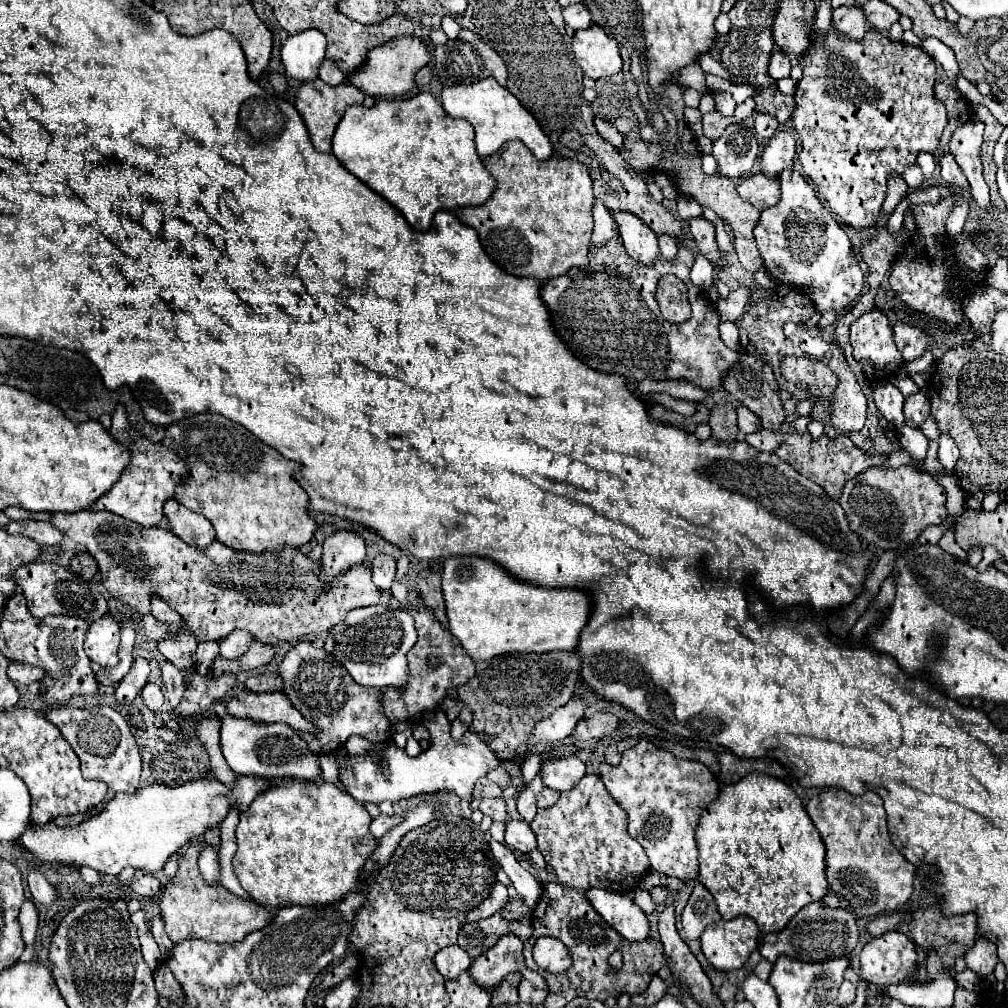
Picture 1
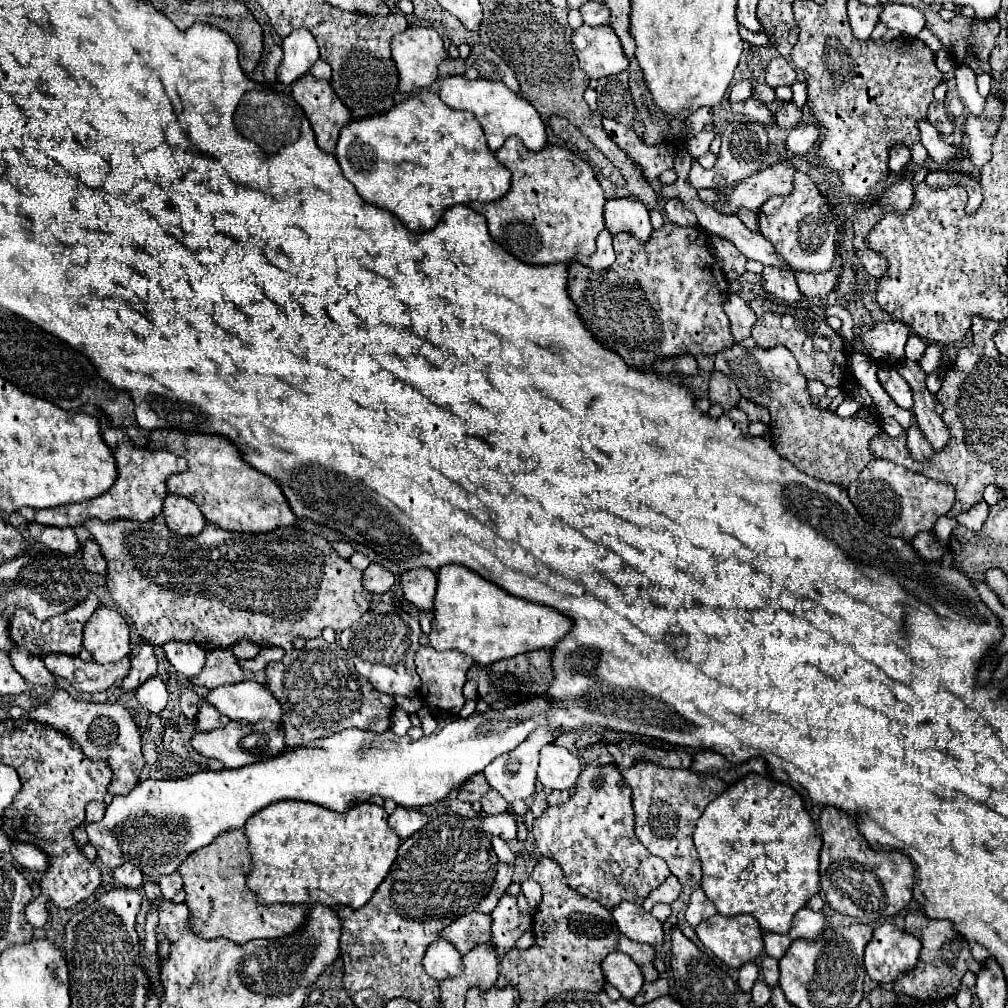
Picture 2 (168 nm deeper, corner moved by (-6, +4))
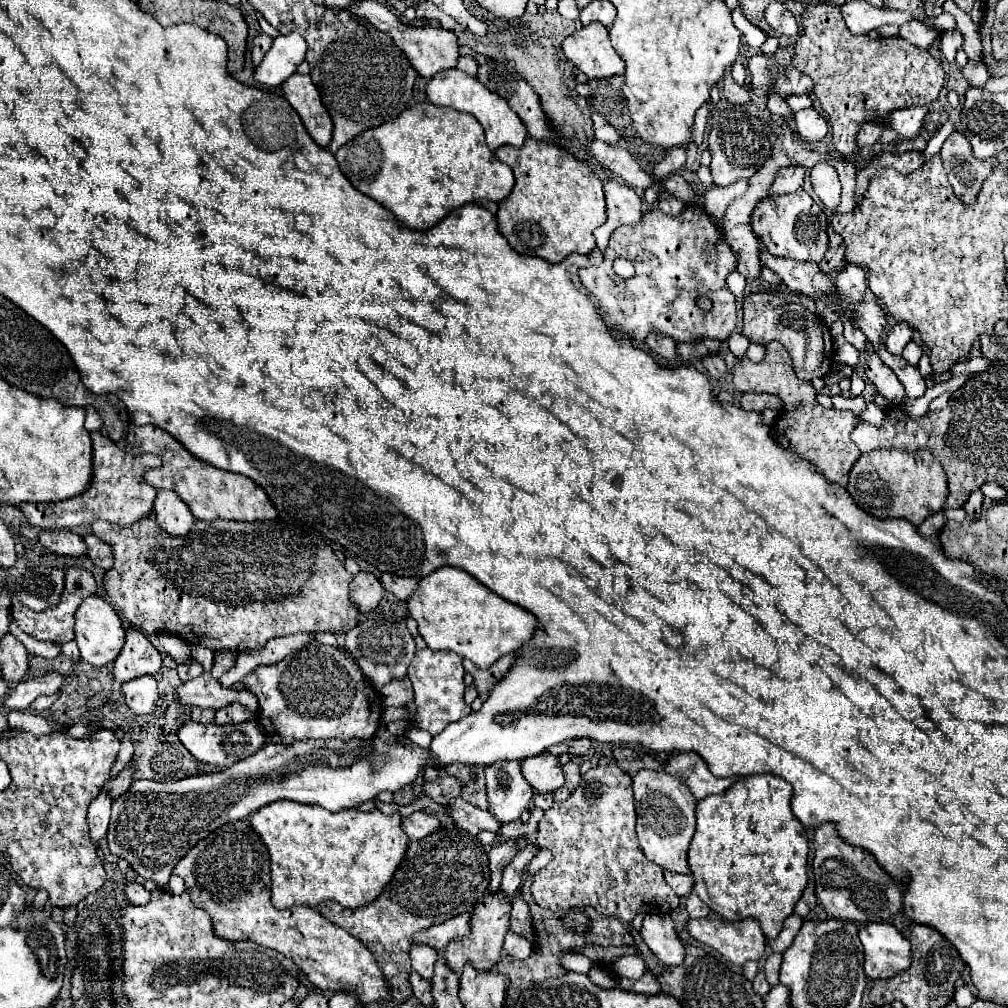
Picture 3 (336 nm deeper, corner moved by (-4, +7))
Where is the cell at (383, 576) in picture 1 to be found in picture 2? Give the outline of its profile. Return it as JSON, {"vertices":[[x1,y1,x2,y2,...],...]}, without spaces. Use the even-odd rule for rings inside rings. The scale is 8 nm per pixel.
{"vertices":[[369,564,369,568,363,572,363,588,371,594,383,594,391,590,393,584,395,576,379,564]]}

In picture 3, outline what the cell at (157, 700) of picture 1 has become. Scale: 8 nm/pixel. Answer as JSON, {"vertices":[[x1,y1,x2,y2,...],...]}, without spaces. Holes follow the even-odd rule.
{"vertices":[[151,675,123,683,123,693,125,693,125,703,135,713,151,713,159,701,157,681]]}

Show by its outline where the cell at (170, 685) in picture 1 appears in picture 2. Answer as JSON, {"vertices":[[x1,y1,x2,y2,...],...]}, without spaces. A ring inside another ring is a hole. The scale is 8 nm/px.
{"vertices":[[185,690,179,700,181,700,183,714,187,718,197,718,197,712,199,712,199,696,193,690]]}

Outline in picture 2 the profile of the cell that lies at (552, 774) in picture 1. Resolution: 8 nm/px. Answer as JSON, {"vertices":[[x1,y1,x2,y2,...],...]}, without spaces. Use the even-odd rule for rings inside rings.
{"vertices":[[547,744,539,754,537,780,549,790,569,790,575,786,581,772,581,762,567,748]]}

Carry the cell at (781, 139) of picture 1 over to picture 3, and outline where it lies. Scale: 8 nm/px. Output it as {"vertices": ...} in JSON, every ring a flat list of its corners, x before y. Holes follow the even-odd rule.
{"vertices":[[801,109,795,113,795,123,797,123,797,133,799,137,805,141,805,143,817,143,821,141,829,127,827,127,827,121,813,109]]}

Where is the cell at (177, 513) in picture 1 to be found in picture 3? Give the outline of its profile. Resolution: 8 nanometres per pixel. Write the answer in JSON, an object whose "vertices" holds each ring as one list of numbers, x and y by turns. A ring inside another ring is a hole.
{"vertices":[[161,489,155,499,155,515,157,523,163,531,169,535,187,535,195,523,195,517,191,515,191,509,175,491,165,491]]}

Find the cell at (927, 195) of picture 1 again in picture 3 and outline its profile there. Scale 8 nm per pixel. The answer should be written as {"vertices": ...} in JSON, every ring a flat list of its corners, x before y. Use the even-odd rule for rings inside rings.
{"vertices":[[953,131,947,137,939,155,943,159,943,167,947,171,947,177,955,189,955,195,967,205,975,203,975,197,981,189,983,179,995,167,995,159,977,161,973,157,969,141,957,131]]}

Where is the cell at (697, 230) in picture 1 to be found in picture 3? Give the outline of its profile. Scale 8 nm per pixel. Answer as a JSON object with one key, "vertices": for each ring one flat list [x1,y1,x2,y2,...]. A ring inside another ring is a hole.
{"vertices":[[737,225,725,235,725,241,733,247,737,255,737,271,749,279,757,277,761,271,761,261,759,261,759,239,751,231,751,225]]}

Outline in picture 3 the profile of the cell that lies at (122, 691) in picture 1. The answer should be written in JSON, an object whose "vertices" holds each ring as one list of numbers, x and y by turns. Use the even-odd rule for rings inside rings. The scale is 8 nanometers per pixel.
{"vertices":[[127,629,127,641,115,659,113,677,119,683,143,675,155,675,161,669,161,655,153,643,137,629]]}

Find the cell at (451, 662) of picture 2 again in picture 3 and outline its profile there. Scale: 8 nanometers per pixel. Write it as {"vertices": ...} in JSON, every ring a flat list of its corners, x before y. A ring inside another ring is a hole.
{"vertices":[[427,647,427,649,417,651,411,665,409,665,407,675,409,675,411,683,413,683,415,705,417,705,415,723,421,729,429,731,431,735,441,733,447,723,459,721,461,717,471,713,471,707,463,699,463,691,465,691,463,675,465,675,465,669,463,669,461,661,463,661,463,657,455,655,453,651,431,651]]}

